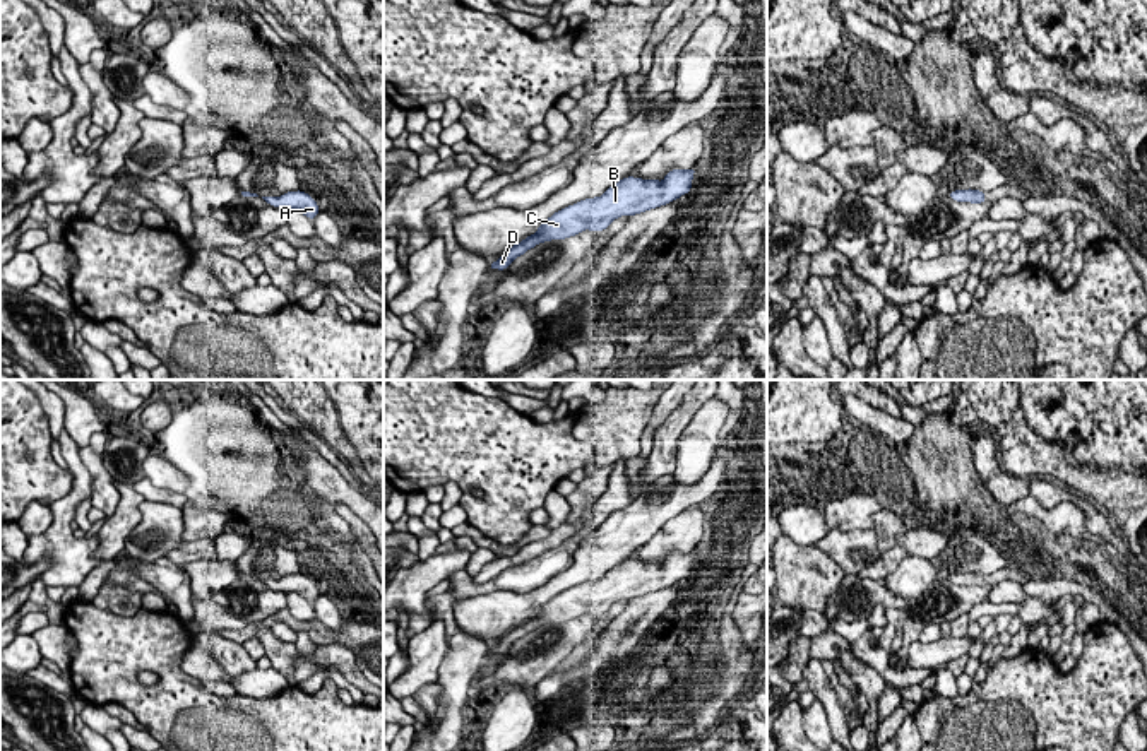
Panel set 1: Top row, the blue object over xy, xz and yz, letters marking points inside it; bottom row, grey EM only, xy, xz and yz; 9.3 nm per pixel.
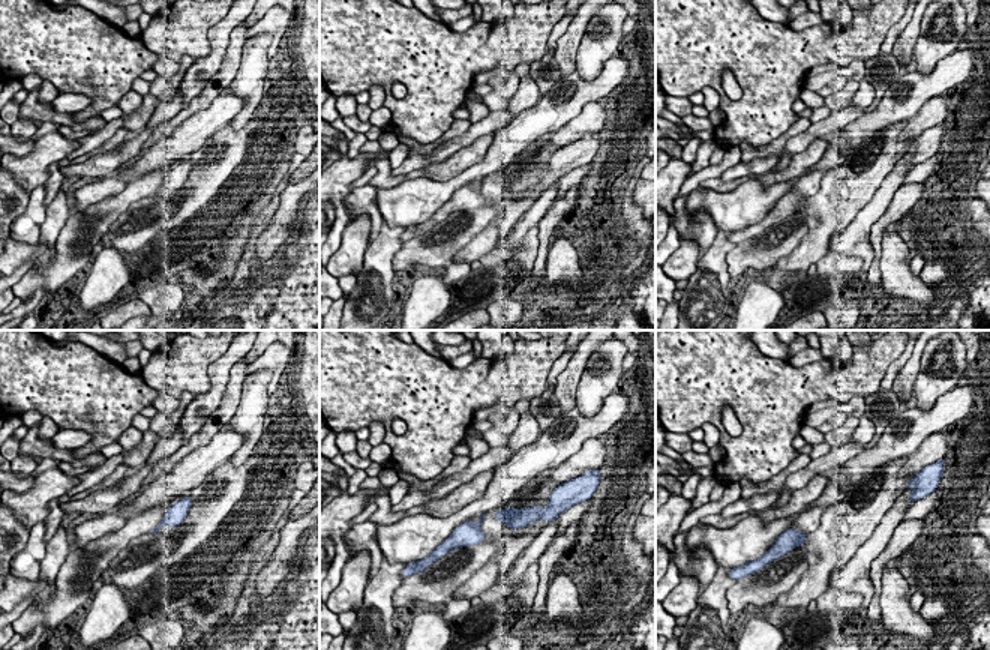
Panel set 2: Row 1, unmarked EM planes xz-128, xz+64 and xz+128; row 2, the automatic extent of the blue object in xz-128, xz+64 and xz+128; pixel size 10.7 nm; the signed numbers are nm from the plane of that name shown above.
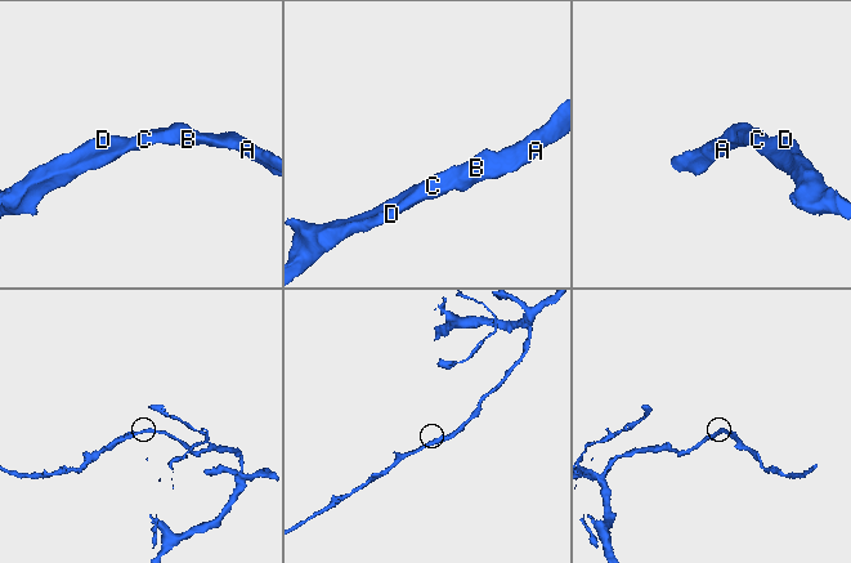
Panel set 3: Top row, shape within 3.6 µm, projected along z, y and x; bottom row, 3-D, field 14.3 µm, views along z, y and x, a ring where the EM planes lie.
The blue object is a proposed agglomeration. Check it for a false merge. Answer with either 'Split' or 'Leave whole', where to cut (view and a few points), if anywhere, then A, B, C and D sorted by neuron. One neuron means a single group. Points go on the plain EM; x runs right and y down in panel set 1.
Leave whole. No split. Groups: A B C D

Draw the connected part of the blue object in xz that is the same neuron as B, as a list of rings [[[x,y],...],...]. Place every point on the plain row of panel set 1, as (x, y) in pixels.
[[[695,551],[671,553],[663,565],[656,561],[642,563],[627,559],[609,570],[601,580],[584,582],[548,600],[538,614],[520,626],[514,628],[496,645],[490,647],[490,653],[505,653],[527,633],[551,623],[565,623],[589,614],[604,614],[615,602],[621,599],[635,599],[645,594],[668,588],[669,585],[686,578],[692,573]]]

